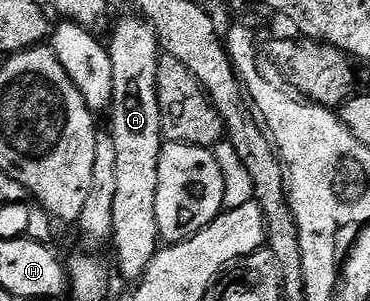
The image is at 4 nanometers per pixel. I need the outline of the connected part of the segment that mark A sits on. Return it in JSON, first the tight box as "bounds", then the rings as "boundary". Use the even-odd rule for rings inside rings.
{"bounds":[107,16,165,283],"boundary":[[[130,16],[123,18],[110,31],[111,42],[107,51],[113,64],[113,96],[109,107],[111,127],[109,133],[113,148],[117,148],[117,193],[113,199],[113,228],[110,241],[115,242],[115,262],[119,270],[131,281],[138,283],[149,268],[153,256],[161,249],[159,225],[157,224],[157,176],[159,175],[159,157],[165,145],[161,128],[161,108],[157,96],[157,72],[161,47],[155,29],[146,18]]]}

